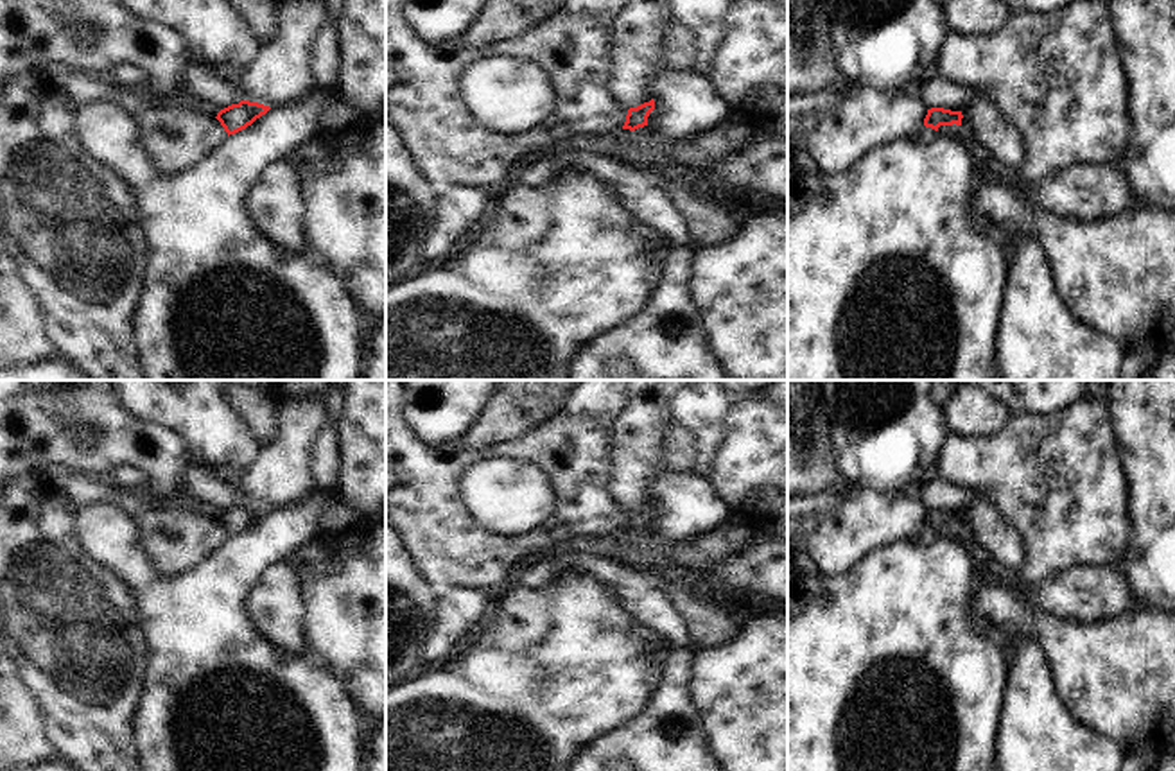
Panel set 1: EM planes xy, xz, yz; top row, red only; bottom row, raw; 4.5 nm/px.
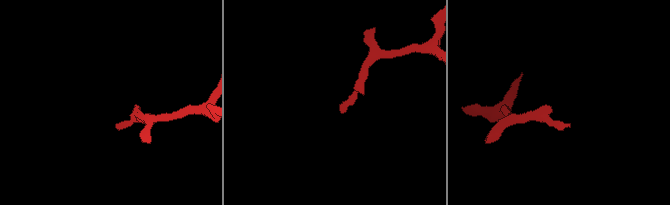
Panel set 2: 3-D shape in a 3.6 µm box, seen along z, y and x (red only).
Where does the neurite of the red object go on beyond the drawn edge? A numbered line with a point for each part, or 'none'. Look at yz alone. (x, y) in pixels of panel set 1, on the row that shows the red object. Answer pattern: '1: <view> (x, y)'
none

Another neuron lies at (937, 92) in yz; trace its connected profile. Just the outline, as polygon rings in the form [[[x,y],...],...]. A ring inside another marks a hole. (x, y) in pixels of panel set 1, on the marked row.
[[[931,72],[920,84],[920,95],[927,106],[960,111],[981,99],[979,88],[954,84]]]

